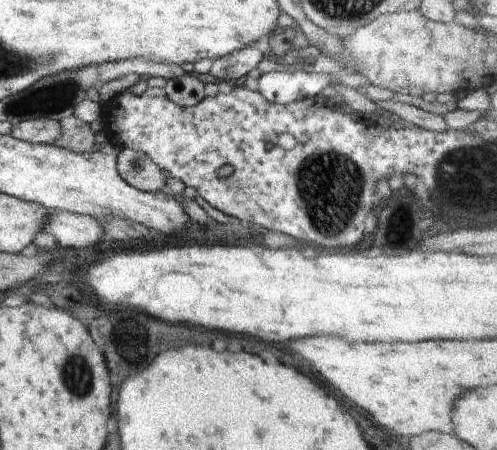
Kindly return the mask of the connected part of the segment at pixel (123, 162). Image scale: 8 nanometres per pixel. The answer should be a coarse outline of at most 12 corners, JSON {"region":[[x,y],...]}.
{"region":[[122,148],[122,180],[146,192],[166,185],[162,170],[143,152]]}

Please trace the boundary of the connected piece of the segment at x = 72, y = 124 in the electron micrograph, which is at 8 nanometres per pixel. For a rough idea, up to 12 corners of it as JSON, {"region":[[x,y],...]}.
{"region":[[72,115],[60,121],[52,145],[76,153],[94,152],[95,126]]}

